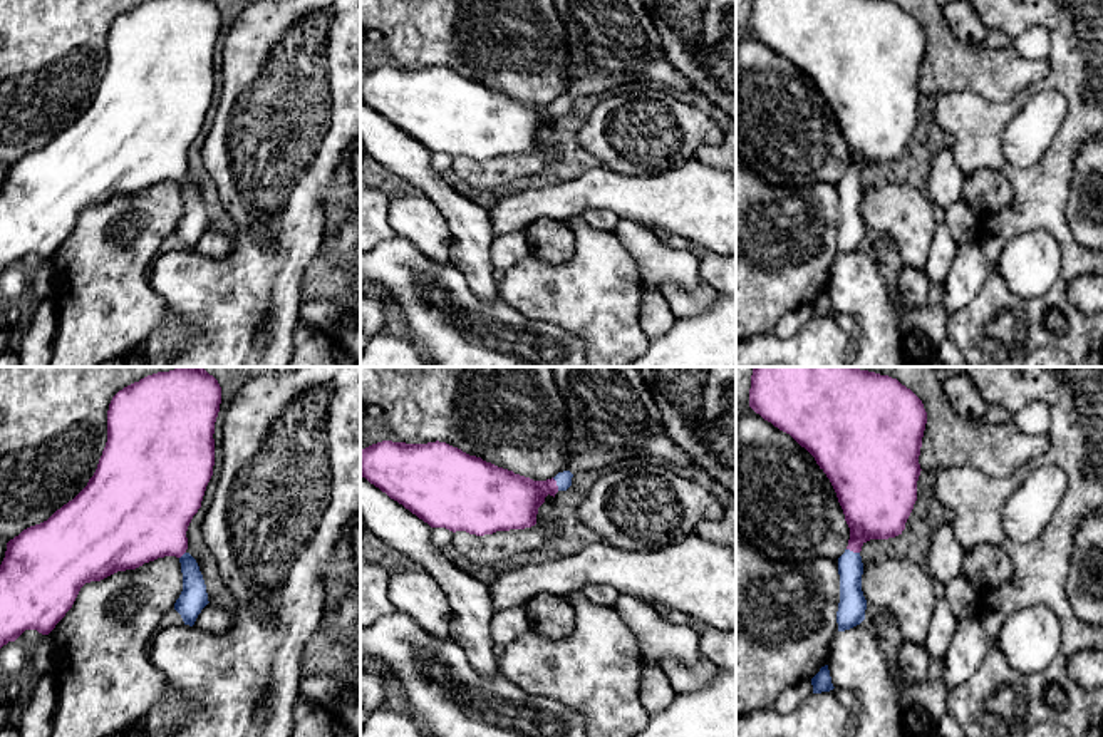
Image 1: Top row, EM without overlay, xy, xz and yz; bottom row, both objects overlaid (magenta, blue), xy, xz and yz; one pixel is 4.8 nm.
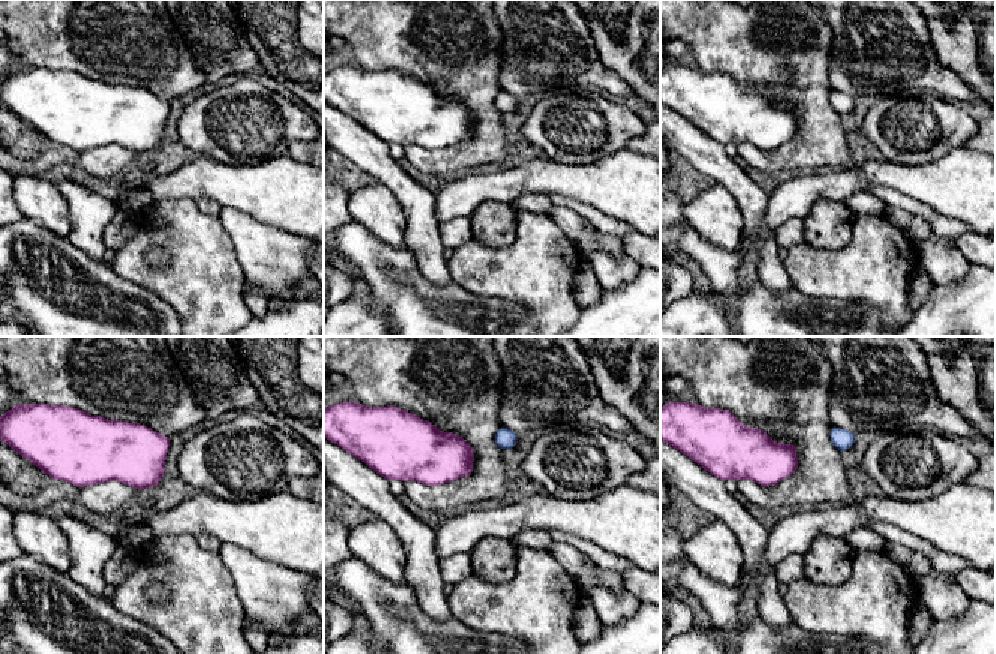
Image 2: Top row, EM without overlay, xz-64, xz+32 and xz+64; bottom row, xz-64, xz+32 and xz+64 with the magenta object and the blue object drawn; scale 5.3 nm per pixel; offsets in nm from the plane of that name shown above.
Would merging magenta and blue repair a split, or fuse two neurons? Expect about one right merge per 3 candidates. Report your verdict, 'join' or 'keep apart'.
join

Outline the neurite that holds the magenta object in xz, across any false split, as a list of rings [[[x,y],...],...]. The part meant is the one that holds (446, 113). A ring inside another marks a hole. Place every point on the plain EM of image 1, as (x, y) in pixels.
[[[382,65],[360,74],[360,100],[431,152],[476,161],[535,151],[545,122],[567,116],[573,102],[570,95],[563,95],[552,104],[533,106],[439,65],[427,69]]]

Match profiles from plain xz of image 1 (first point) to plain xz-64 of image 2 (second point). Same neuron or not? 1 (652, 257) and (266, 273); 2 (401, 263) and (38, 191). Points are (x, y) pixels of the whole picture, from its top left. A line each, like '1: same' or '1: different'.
1: same
2: different

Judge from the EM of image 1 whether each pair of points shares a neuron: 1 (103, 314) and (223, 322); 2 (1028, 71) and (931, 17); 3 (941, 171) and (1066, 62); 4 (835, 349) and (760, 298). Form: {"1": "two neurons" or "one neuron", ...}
{"1": "two neurons", "2": "one neuron", "3": "two neurons", "4": "two neurons"}

